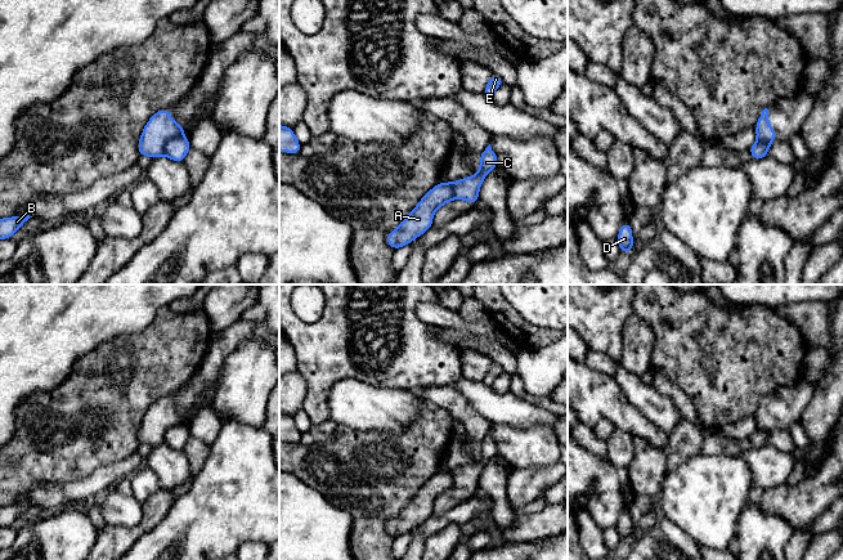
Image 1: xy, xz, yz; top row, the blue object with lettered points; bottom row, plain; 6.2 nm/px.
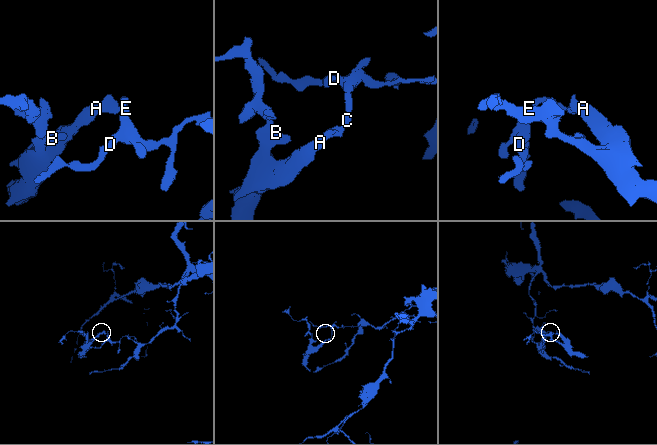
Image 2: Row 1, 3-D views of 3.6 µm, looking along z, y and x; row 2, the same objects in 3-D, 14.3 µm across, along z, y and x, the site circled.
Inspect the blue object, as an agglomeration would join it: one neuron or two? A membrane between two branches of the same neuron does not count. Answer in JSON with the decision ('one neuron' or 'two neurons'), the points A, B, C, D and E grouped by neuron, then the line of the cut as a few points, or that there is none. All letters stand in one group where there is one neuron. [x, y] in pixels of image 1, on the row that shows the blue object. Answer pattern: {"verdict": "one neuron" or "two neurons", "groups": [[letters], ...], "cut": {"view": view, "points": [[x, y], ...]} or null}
{"verdict": "two neurons", "groups": [["A", "B"], ["C", "D", "E"]], "cut": {"view": "xy", "points": [[180, 135], [173, 137], [166, 143], [162, 153]]}}

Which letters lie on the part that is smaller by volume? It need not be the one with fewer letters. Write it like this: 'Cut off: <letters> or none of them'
Cut off: A, B

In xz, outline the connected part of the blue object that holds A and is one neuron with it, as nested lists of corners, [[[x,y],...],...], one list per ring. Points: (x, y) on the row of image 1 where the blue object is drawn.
[[[438,183],[430,189],[396,229],[386,236],[386,242],[394,250],[412,243],[432,227],[434,212],[454,200],[453,188],[449,183]]]

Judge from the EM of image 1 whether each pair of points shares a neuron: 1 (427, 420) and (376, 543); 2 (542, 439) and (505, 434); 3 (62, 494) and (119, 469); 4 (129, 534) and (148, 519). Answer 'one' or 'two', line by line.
1: one
2: one
3: one
4: one

